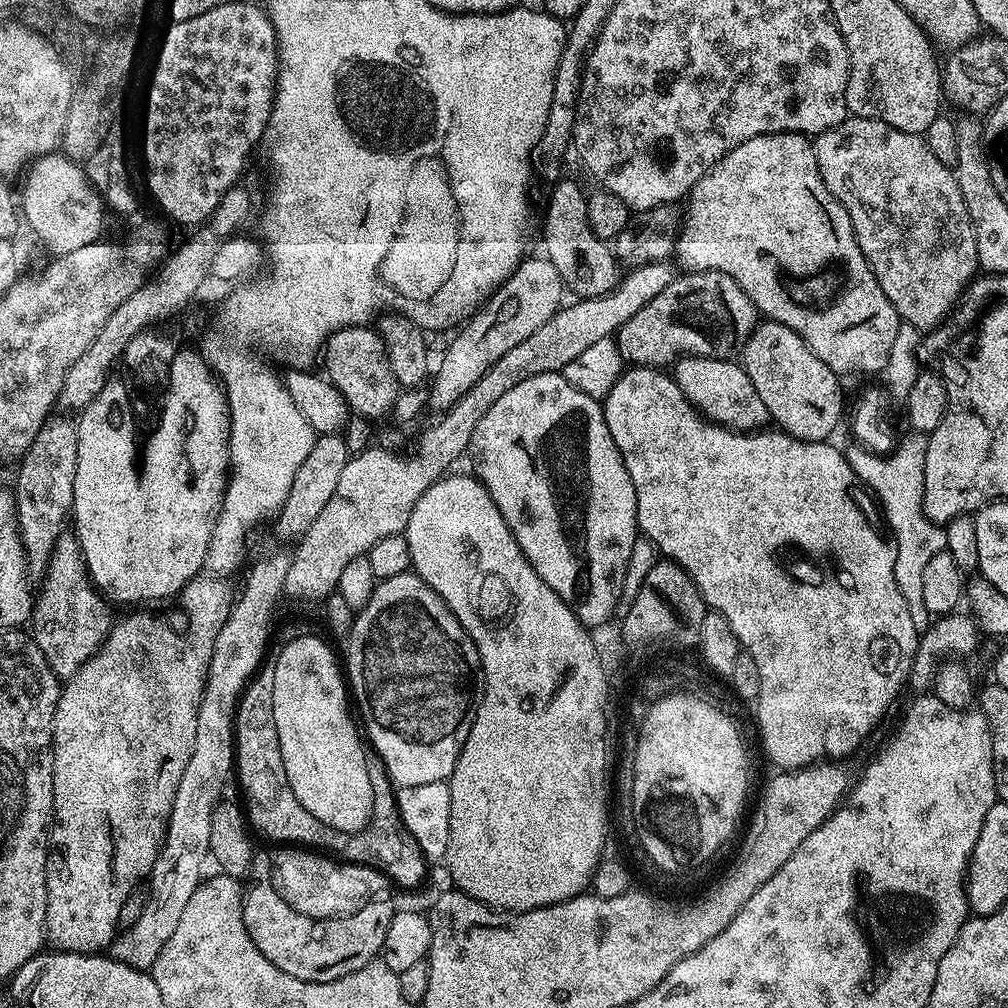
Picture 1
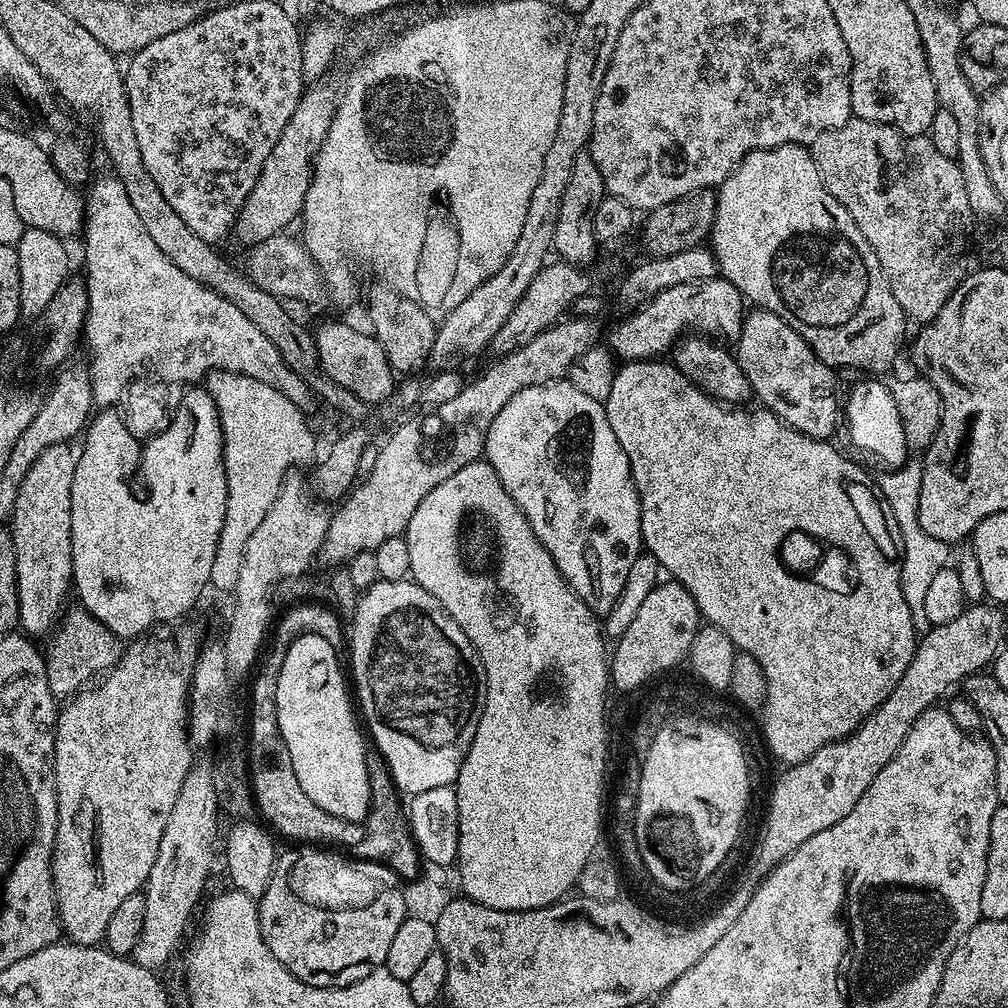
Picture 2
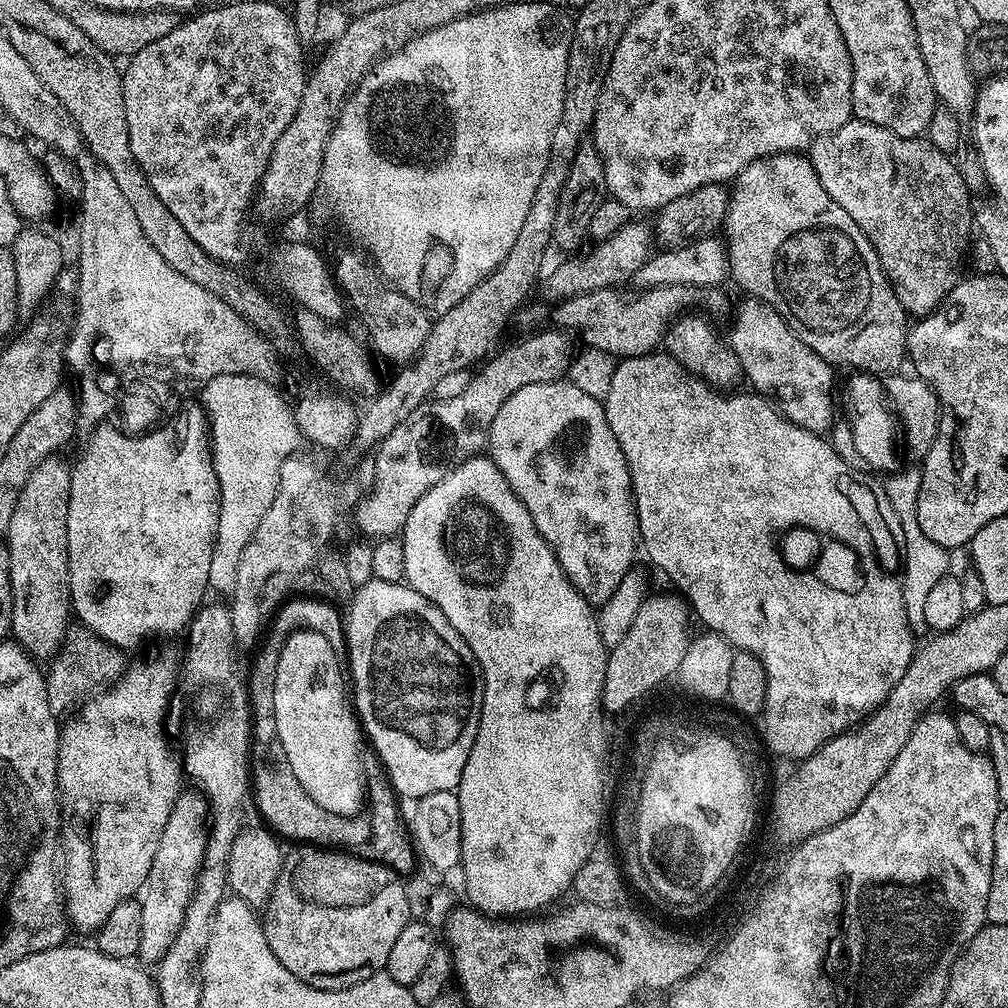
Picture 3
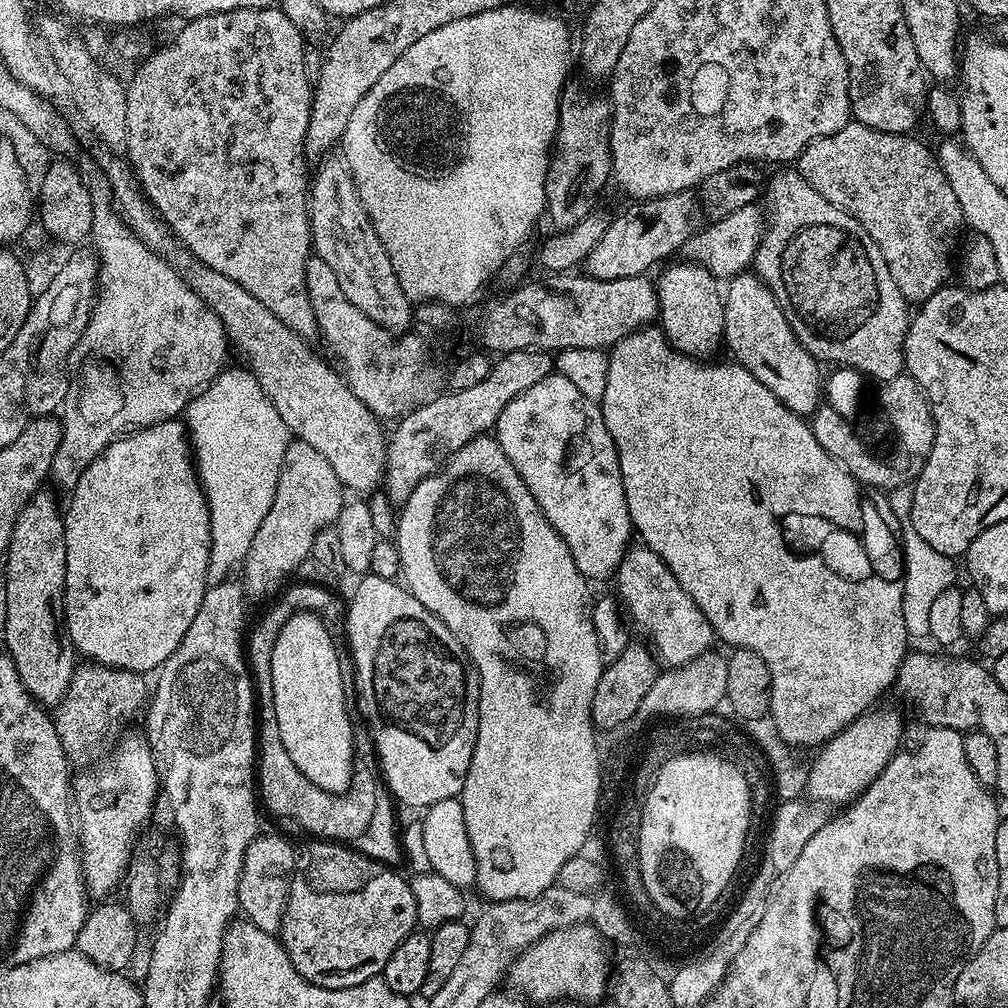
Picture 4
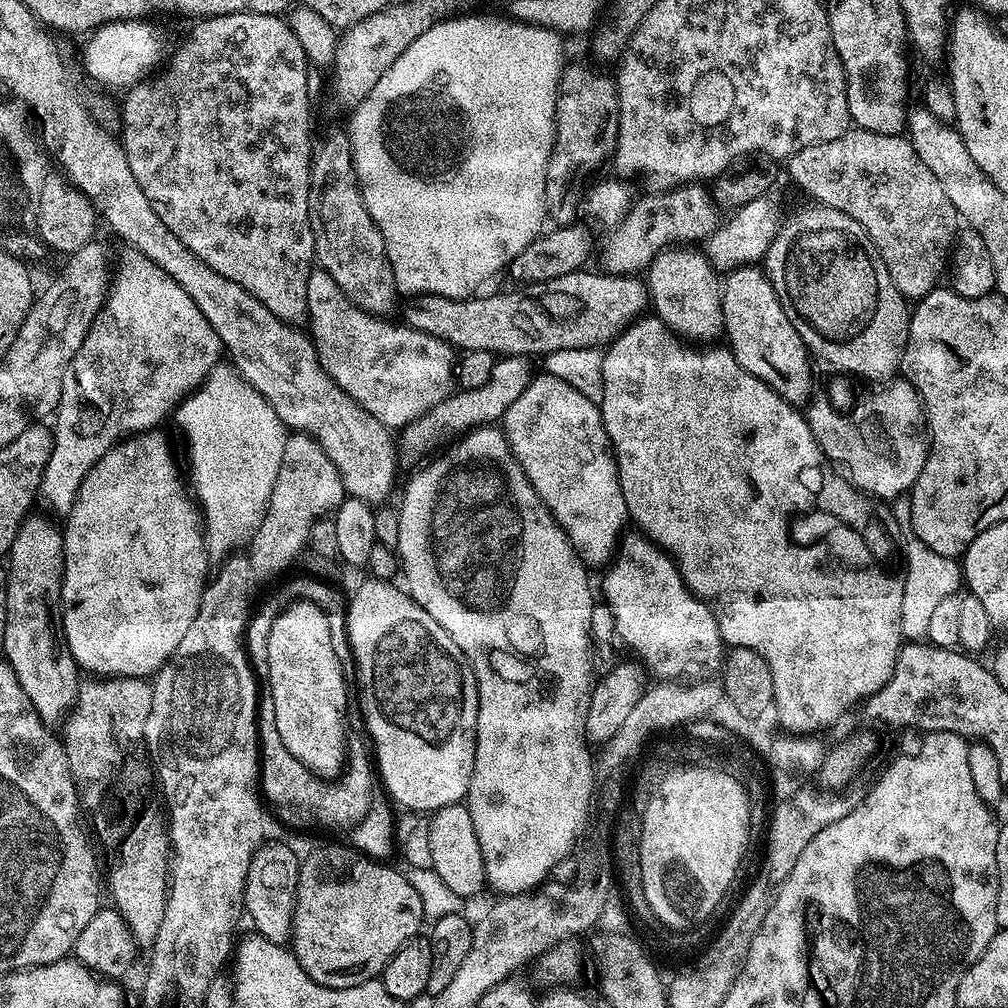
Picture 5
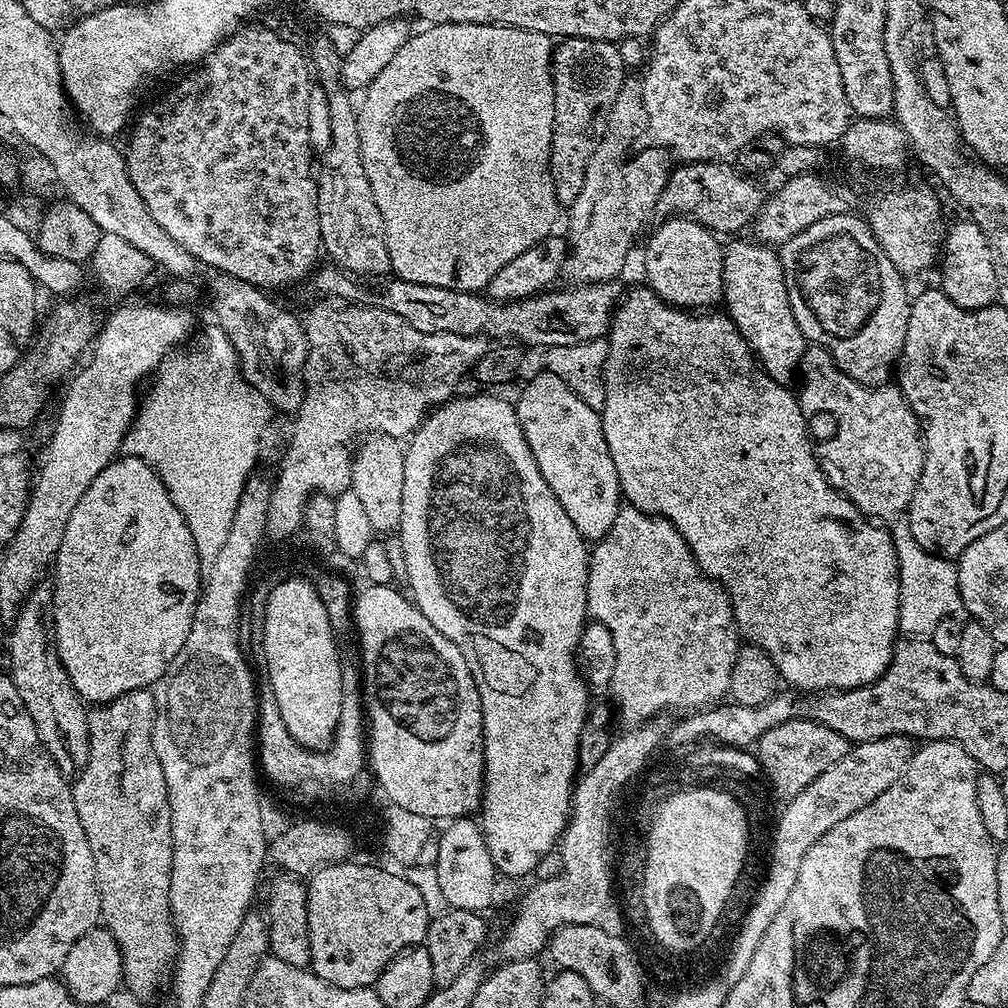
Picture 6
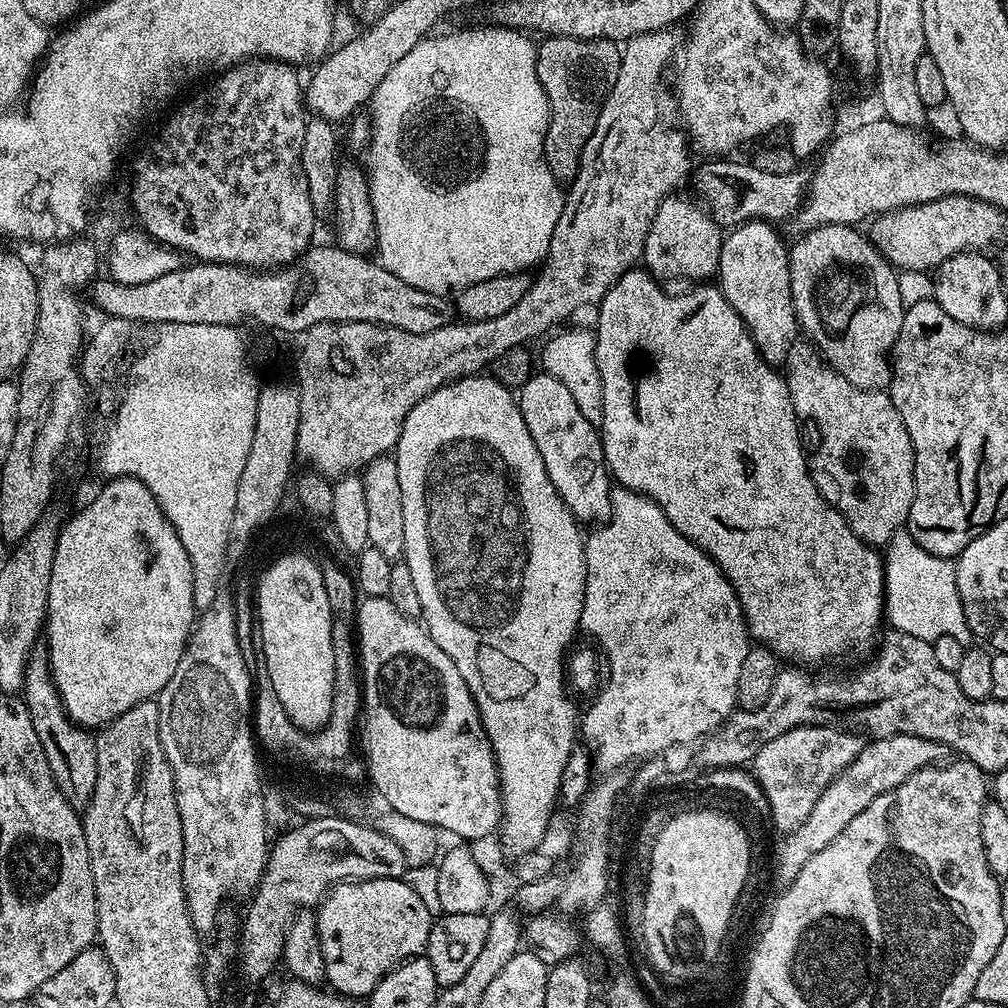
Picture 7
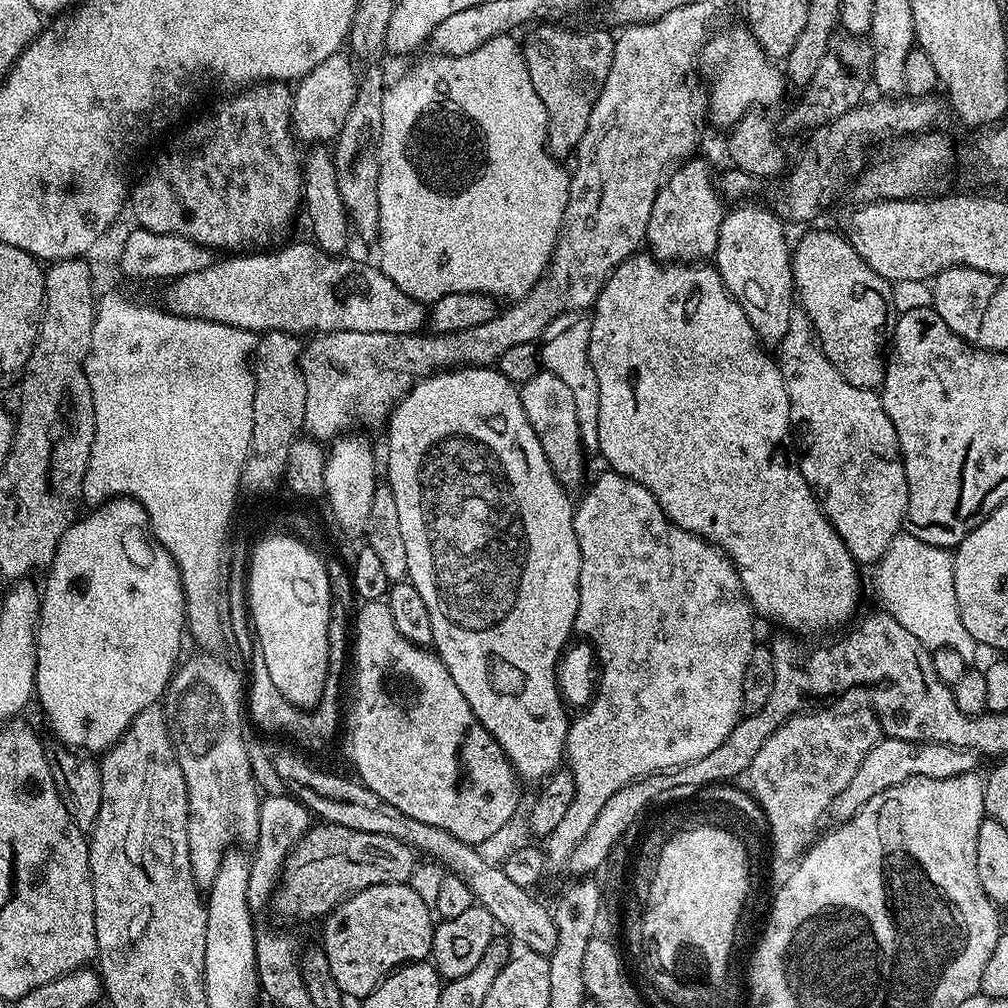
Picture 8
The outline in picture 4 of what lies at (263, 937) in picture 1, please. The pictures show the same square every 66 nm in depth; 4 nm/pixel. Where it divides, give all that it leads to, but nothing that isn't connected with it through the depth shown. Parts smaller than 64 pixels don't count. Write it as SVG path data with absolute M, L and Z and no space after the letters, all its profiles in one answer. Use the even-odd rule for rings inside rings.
M396 871L393 876L380 876L380 880L372 880L372 884L368 884L368 888L364 888L364 892L356 892L356 896L316 896L316 893L308 893L307 888L304 888L302 884L292 882L288 891L288 901L284 907L284 923L280 925L278 939L284 945L294 970L298 970L298 974L302 974L302 978L306 978L314 986L322 986L323 988L349 988L350 986L358 986L367 980L377 979L383 973L386 962L390 962L390 954L394 954L394 950L398 950L400 943L410 933L417 931L417 914L418 906L414 904L412 885L407 879L403 880L403 875L399 871Z

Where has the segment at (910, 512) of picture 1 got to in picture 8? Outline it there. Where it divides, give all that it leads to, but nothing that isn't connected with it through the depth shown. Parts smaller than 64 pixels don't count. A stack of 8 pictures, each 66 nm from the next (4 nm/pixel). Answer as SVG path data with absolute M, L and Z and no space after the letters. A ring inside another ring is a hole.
M901 530L878 561L876 592L880 595L879 607L889 612L898 626L914 634L925 648L958 650L966 662L972 662L978 645L970 630L962 626L962 614L958 614L952 558L949 549L930 546L930 542L922 542L922 538L914 538L914 534Z

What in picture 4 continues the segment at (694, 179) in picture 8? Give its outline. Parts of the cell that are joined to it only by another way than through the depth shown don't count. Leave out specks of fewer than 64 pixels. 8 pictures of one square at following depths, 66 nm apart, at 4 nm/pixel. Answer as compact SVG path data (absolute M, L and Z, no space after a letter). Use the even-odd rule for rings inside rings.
M684 266L688 268L672 268L660 277L655 277L656 301L660 303L658 313L659 327L663 328L664 336L682 354L697 358L712 358L724 339L724 296L721 285L715 276L704 271L699 266Z

